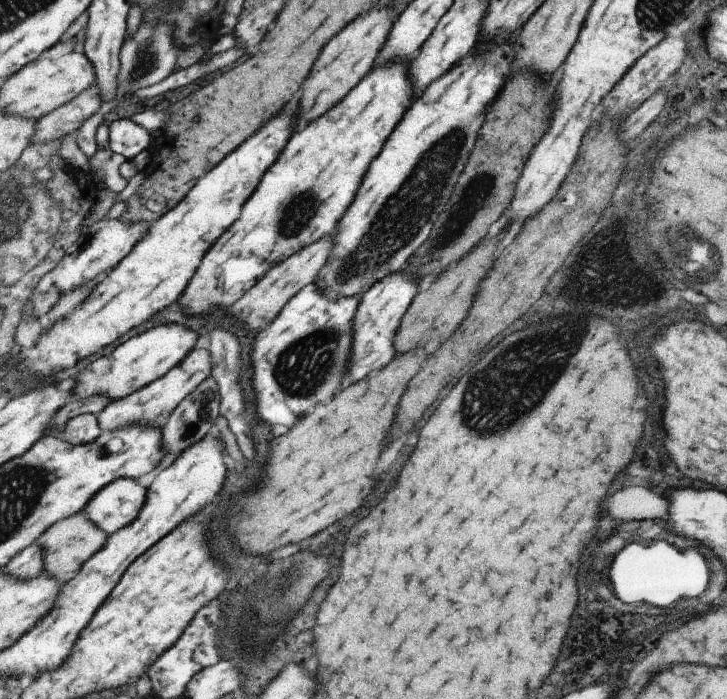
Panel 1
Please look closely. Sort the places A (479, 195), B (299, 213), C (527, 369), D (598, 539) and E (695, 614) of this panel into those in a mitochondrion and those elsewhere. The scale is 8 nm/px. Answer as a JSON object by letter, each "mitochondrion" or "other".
{"A":"mitochondrion","B":"mitochondrion","C":"mitochondrion","D":"other","E":"other"}

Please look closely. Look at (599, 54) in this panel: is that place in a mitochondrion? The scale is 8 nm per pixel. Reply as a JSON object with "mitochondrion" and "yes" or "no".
{"mitochondrion":"no"}

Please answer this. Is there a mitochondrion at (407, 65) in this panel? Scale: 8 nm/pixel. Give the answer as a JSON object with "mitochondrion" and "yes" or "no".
{"mitochondrion":"no"}

